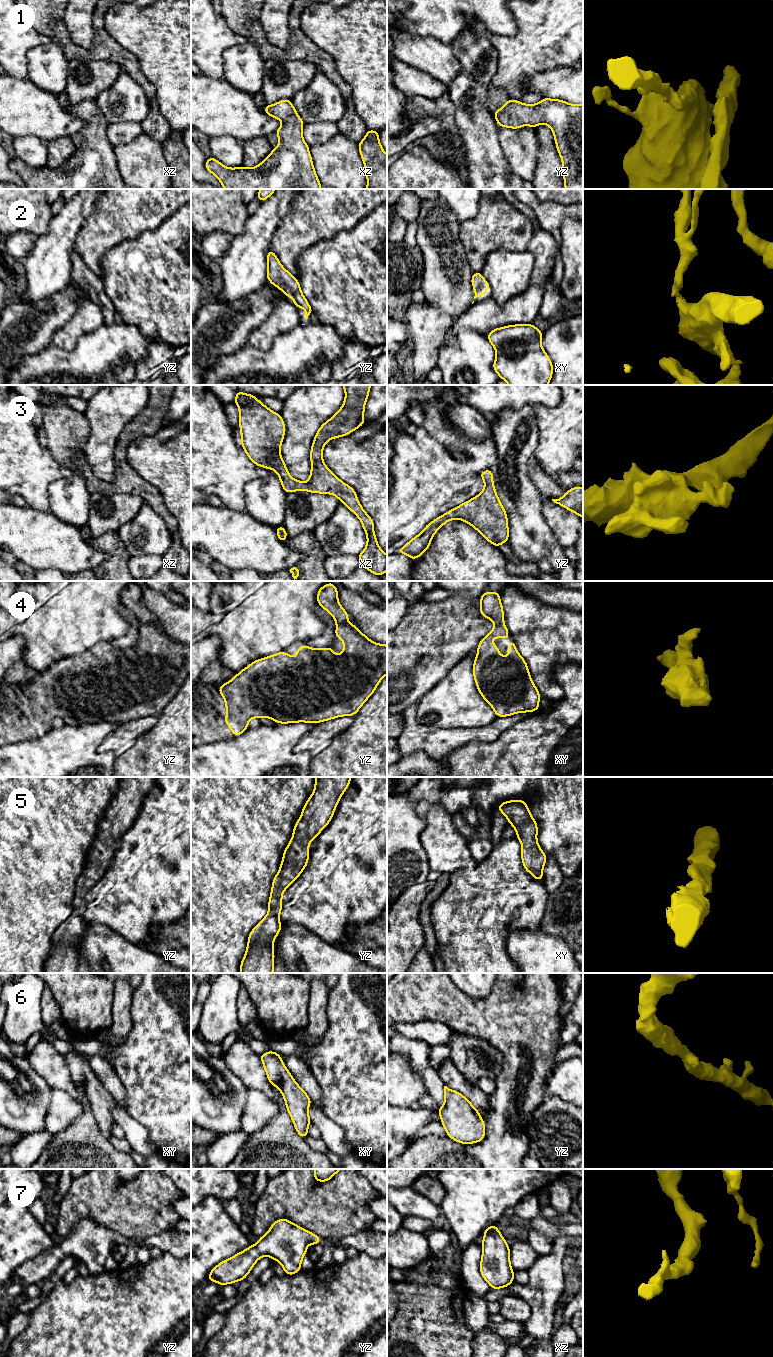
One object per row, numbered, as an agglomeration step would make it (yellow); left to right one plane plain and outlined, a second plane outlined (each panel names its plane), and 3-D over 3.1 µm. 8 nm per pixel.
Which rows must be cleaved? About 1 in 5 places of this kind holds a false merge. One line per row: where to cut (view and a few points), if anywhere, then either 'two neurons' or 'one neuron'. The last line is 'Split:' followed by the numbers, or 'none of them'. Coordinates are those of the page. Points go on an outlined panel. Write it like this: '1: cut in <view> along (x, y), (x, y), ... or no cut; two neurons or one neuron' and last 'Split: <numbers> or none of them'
1: no cut; one neuron
2: no cut; one neuron
3: no cut; one neuron
4: cut in yz along (346, 621), (336, 624); two neurons
5: no cut; one neuron
6: no cut; one neuron
7: no cut; one neuron
Split: 4

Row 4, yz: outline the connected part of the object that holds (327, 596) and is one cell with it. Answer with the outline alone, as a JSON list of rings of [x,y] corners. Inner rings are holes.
[[[330,582],[321,587],[317,592],[318,604],[329,612],[336,624],[346,623],[348,621],[348,613],[338,601],[338,589]]]

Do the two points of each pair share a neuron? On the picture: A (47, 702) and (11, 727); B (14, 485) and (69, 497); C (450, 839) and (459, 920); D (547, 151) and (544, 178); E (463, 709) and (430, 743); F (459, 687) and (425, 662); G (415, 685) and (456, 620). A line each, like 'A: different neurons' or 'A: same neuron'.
A: same neuron
B: different neurons
C: different neurons
D: same neuron
E: different neurons
F: different neurons
G: same neuron

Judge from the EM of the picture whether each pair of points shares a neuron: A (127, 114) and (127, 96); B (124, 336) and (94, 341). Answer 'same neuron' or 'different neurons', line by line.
A: same neuron
B: same neuron

